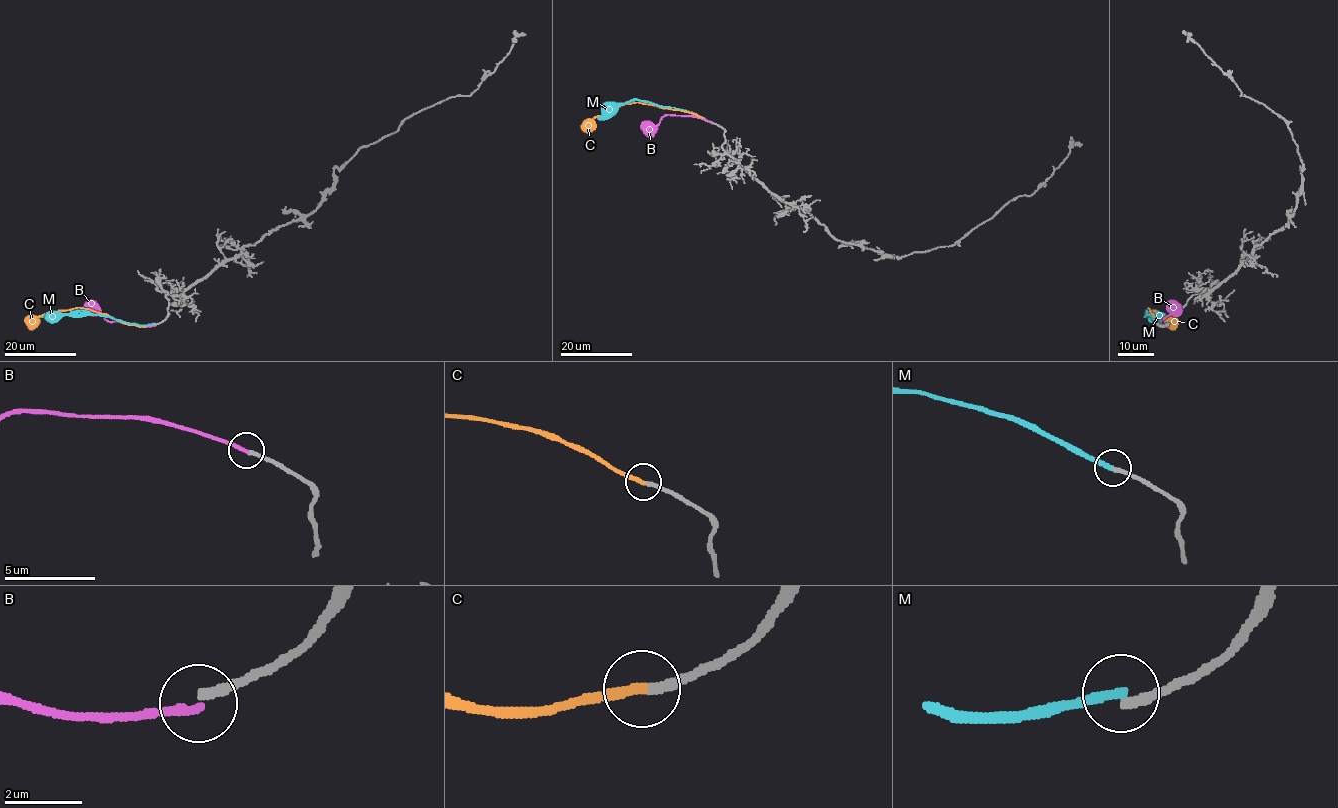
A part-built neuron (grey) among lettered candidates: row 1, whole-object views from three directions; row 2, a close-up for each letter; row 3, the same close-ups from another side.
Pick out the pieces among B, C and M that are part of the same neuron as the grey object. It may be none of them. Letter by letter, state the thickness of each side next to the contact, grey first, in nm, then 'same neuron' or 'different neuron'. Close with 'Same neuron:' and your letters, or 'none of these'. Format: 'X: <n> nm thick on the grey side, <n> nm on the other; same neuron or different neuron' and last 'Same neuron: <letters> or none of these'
B: 240 nm thick on the grey side, 220 nm on the other; different neuron
C: 240 nm thick on the grey side, 260 nm on the other; same neuron
M: 240 nm thick on the grey side, 260 nm on the other; different neuron
Same neuron: C

